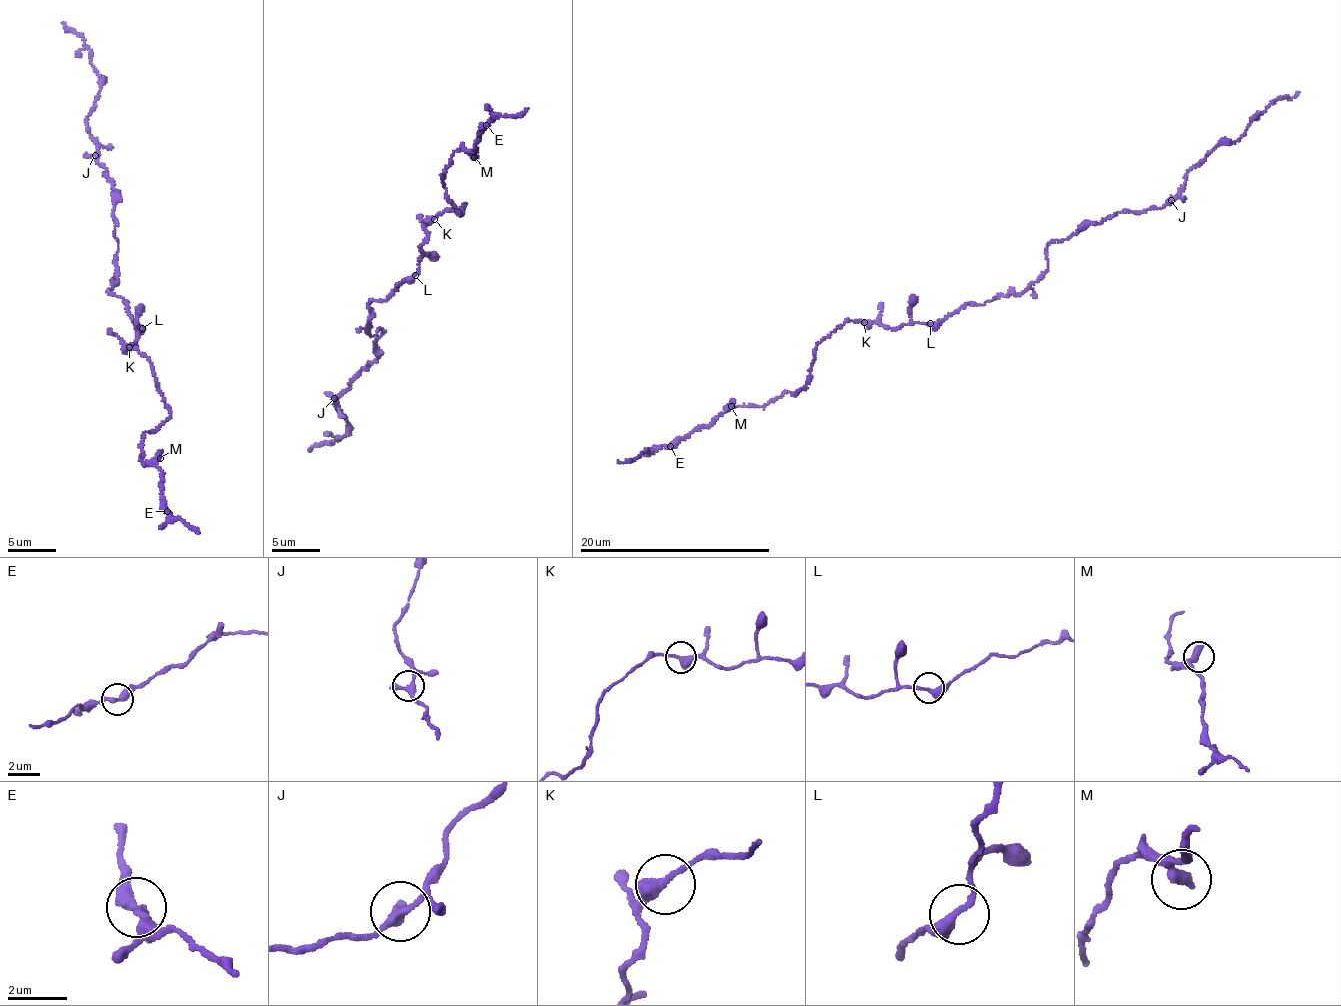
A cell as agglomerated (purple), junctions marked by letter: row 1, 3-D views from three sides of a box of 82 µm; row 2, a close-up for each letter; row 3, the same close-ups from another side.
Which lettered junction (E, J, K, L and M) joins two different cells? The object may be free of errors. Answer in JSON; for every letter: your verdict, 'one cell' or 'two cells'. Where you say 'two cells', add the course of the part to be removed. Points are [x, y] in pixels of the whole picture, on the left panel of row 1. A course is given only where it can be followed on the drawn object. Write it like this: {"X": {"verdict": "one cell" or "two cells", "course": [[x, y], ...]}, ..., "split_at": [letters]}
{"E": {"verdict": "one cell"}, "J": {"verdict": "one cell"}, "K": {"verdict": "one cell"}, "L": {"verdict": "one cell"}, "M": {"verdict": "one cell"}, "split_at": []}

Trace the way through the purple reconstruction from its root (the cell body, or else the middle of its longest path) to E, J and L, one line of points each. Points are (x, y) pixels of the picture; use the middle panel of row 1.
E: (395, 287), (417, 271), (424, 228), (463, 204), (461, 213), (443, 174), (455, 151), (474, 152), (485, 124)
J: (395, 287), (386, 300), (369, 304), (367, 330), (371, 336), (382, 331), (375, 347), (378, 358), (334, 398)
L: (395, 287), (415, 275)

